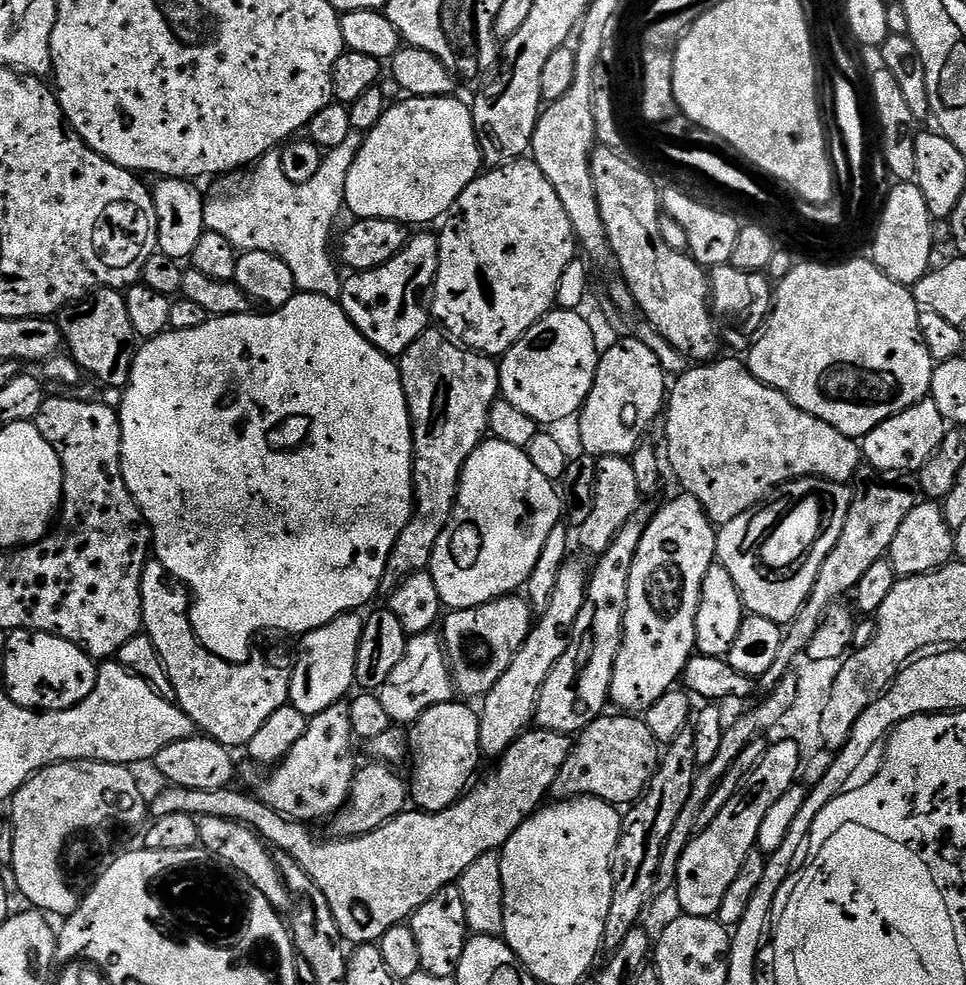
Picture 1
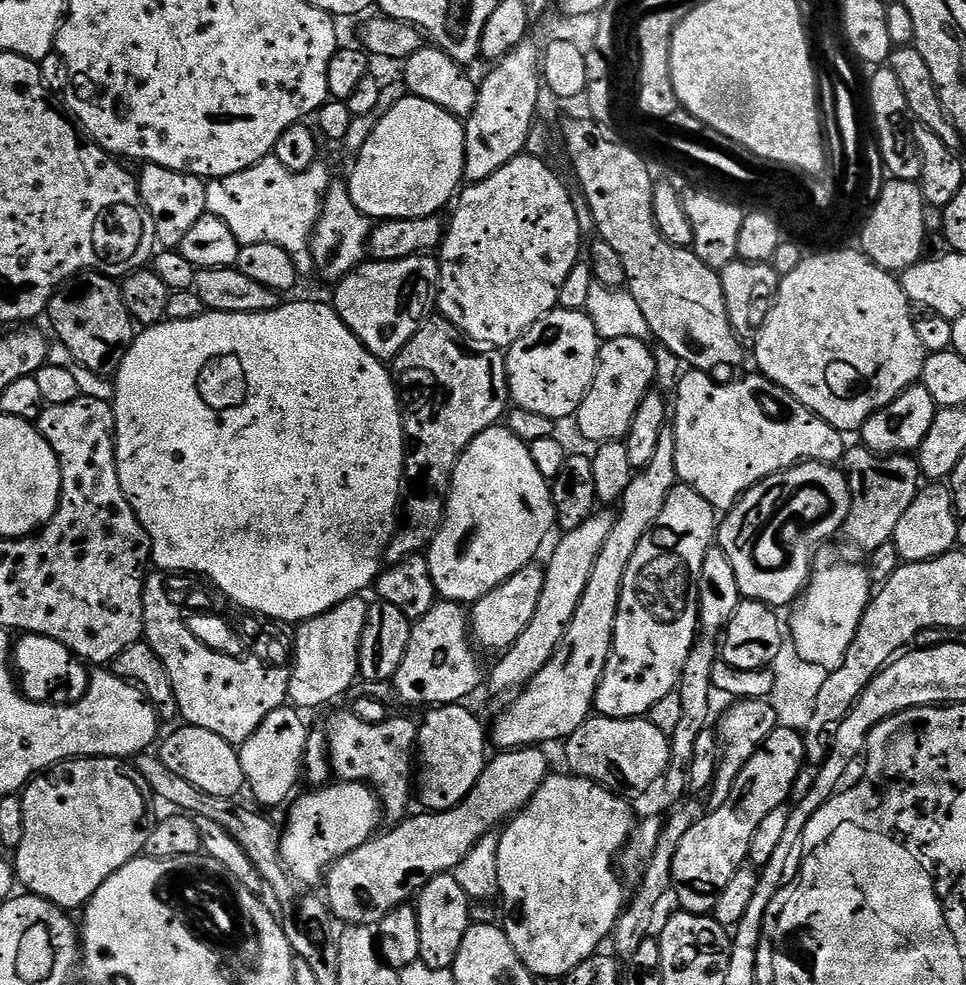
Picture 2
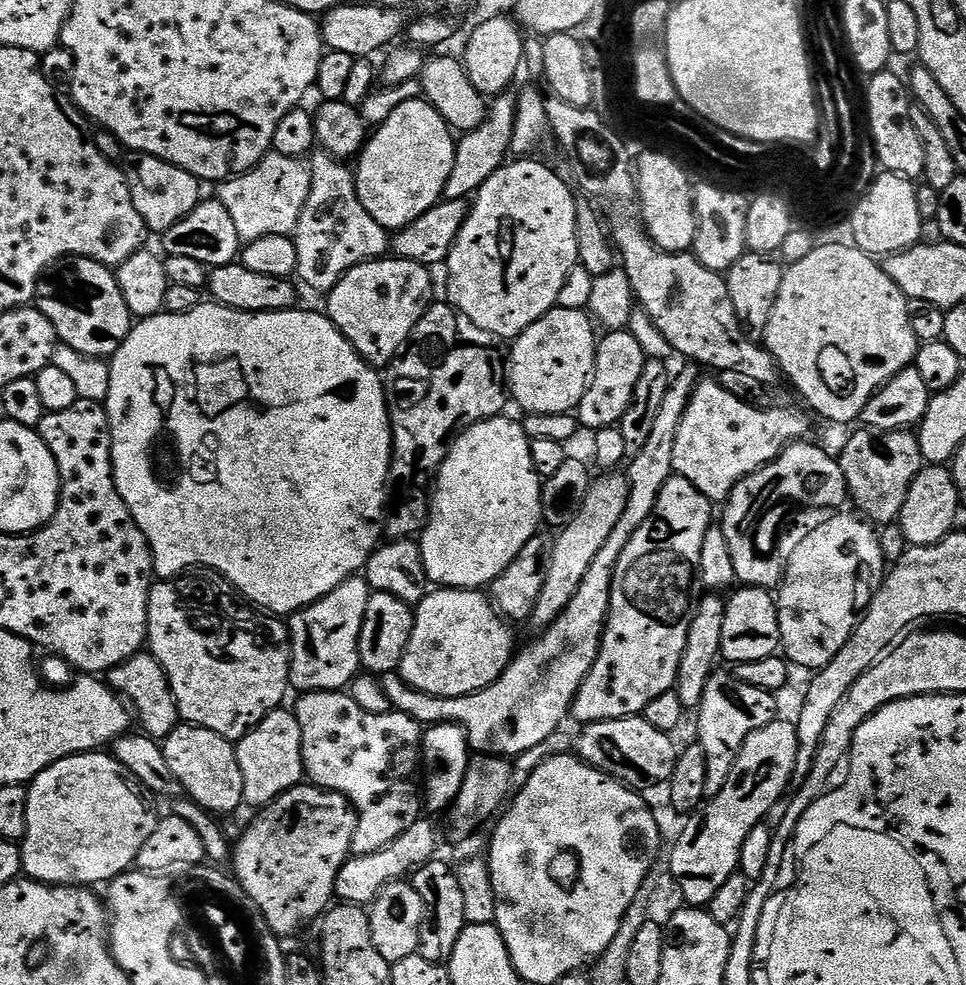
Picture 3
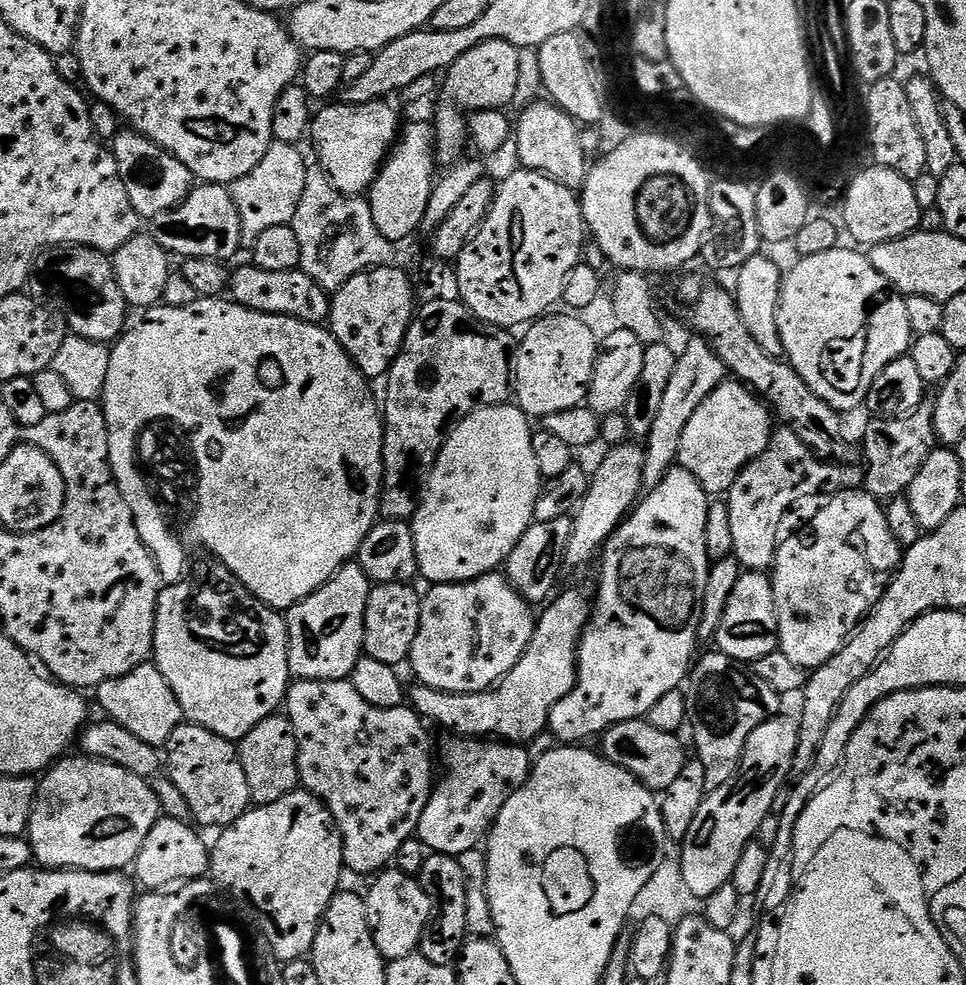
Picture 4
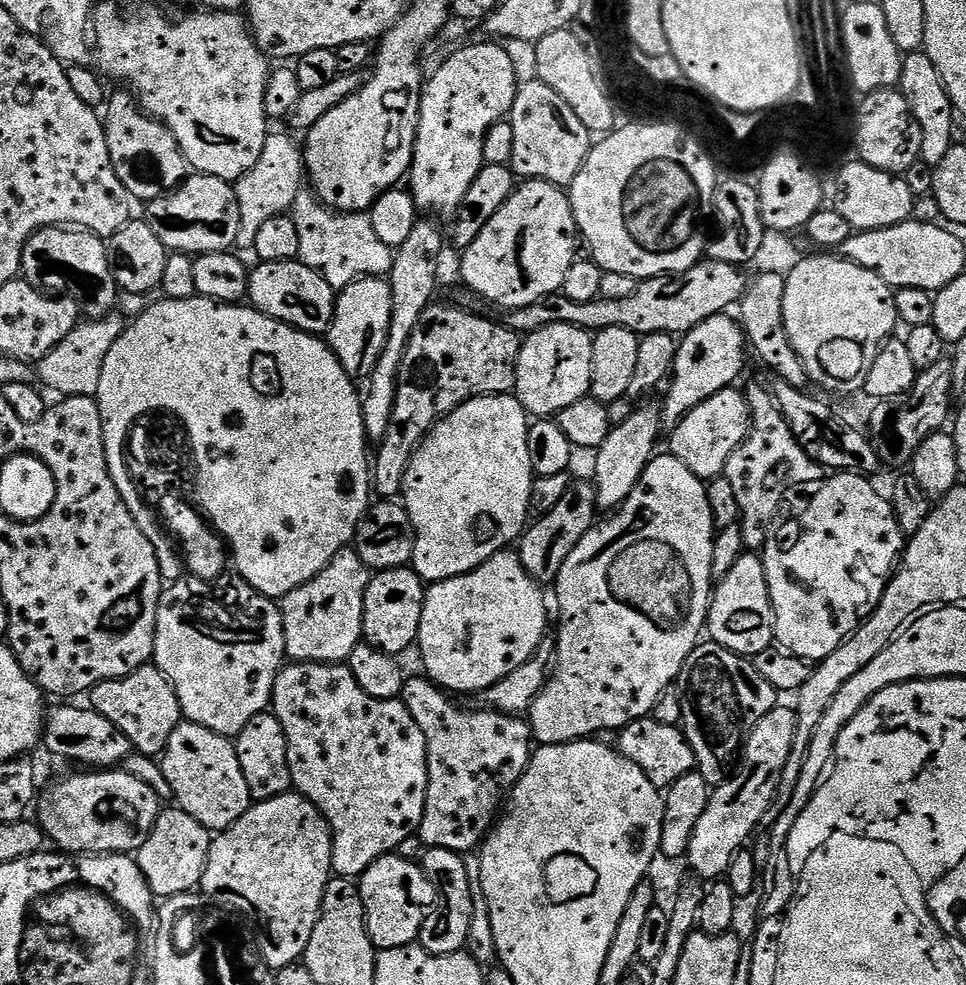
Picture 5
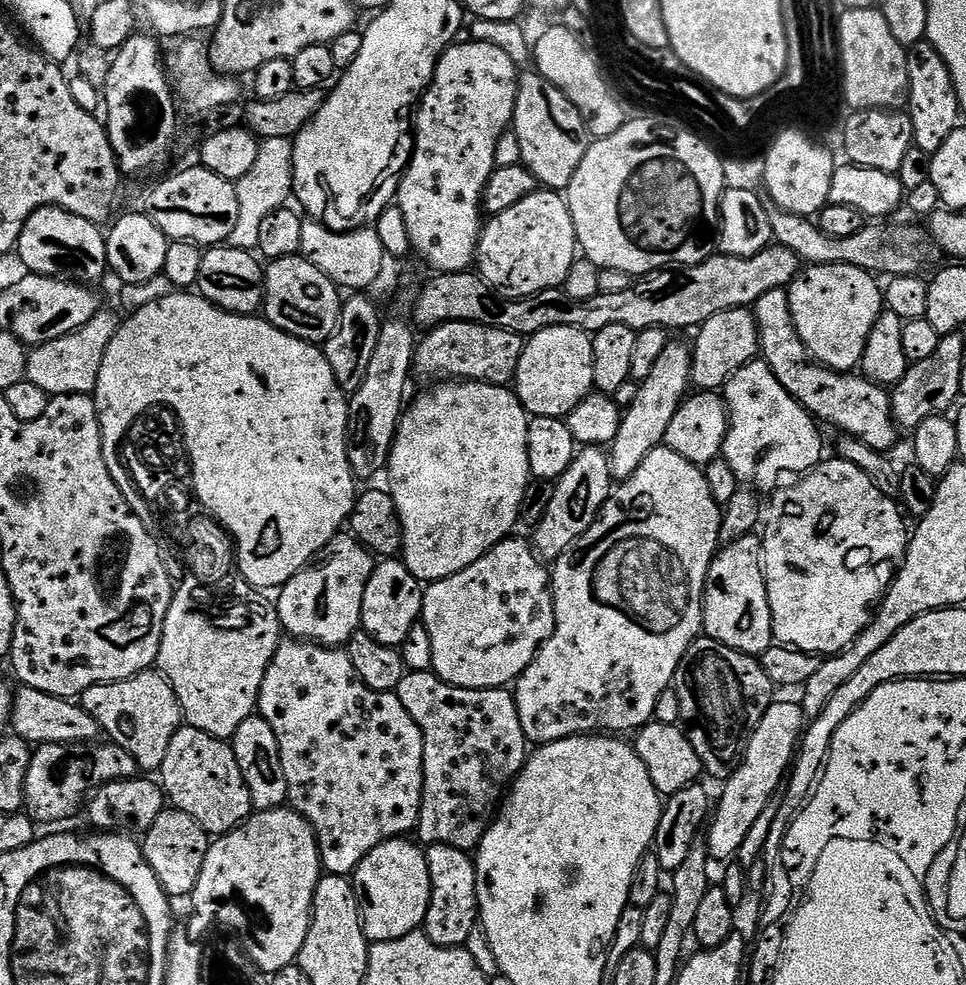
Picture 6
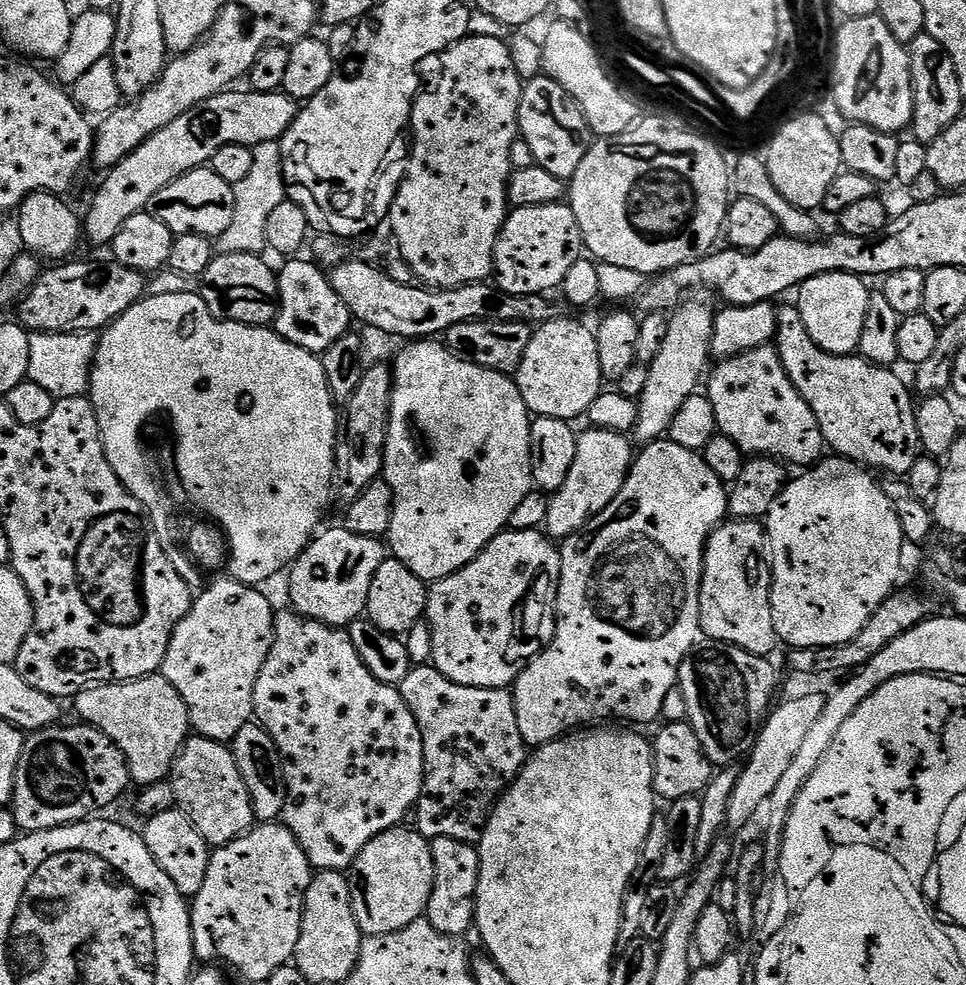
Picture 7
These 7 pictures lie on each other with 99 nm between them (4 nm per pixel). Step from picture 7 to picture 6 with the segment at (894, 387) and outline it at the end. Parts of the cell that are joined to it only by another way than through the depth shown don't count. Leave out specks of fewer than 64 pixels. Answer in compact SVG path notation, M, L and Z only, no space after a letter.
M788 288L766 290L754 305L759 340L759 355L774 370L774 378L817 421L825 420L841 428L844 436L866 442L874 450L887 453L896 444L898 429L892 417L892 397L887 387L868 380L863 374L833 372L812 359L794 326Z

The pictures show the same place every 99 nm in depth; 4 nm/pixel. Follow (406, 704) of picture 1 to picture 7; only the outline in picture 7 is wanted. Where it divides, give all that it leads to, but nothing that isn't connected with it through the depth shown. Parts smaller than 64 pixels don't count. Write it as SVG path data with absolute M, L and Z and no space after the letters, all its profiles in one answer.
M505 530L462 570L435 581L428 593L426 625L432 631L431 663L462 686L507 689L515 685L525 662L533 660L556 633L556 591L560 585L560 548L543 531Z

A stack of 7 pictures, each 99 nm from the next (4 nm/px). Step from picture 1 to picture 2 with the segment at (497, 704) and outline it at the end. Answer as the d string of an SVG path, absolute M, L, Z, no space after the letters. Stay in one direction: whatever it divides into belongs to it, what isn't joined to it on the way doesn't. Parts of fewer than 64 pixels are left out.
M597 511L578 530L563 533L552 552L548 564L544 568L544 585L542 594L538 598L538 606L534 609L534 618L518 634L518 638L502 653L500 660L492 668L492 673L487 673L486 688L494 695L500 696L503 692L515 693L534 678L558 650L574 614L578 610L578 602L582 602L582 590L586 590L586 582L590 582L590 570L594 570L594 562L598 562L598 554L610 538L610 530L616 521L615 515L610 511Z

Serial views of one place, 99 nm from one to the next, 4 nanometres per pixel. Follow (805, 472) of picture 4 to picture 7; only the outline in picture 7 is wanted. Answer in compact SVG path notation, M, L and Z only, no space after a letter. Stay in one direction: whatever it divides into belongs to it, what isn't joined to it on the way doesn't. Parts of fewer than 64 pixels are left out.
M775 347L748 349L728 359L721 359L716 365L716 369L713 367L707 373L706 395L710 406L714 406L719 435L730 437L749 457L770 456L788 466L811 466L821 459L820 451L825 451L826 445L818 418L814 418L814 410L810 410L806 398L798 394L794 382L790 382Z

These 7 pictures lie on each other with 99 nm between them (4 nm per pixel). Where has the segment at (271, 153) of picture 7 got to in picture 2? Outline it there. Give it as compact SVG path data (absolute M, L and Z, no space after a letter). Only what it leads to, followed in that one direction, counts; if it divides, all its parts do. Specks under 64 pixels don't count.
M275 154L263 156L258 163L238 174L217 176L207 181L207 215L222 218L230 226L230 234L241 244L270 242L282 246L294 258L297 273L311 273L313 263L309 240L323 210L324 196L334 181L334 175L323 162L310 166L310 170L286 170Z

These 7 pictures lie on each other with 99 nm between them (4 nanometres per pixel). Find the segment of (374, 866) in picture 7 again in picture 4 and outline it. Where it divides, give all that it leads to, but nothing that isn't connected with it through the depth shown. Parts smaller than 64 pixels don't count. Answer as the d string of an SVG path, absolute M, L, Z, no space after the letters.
M384 870L371 881L366 899L368 921L374 938L374 946L383 954L385 961L401 960L413 955L420 947L424 929L434 916L434 905L415 875Z

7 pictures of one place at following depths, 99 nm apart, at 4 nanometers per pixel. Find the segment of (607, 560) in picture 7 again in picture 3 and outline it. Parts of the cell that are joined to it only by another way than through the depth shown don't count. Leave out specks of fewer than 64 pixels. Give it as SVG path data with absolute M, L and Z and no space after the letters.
M674 474L666 482L666 486L662 486L662 494L658 494L658 502L654 506L650 518L646 518L646 522L642 522L642 526L638 526L638 530L634 530L634 538L630 538L630 542L626 542L626 550L622 550L622 554L618 558L618 566L614 570L608 618L604 621L604 636L600 639L600 653L590 670L590 674L586 674L586 678L572 703L570 716L573 721L577 720L577 725L583 726L585 724L597 724L603 720L624 720L628 716L640 716L644 708L650 706L650 702L654 702L654 698L658 698L658 694L666 694L675 689L678 662L682 662L682 650L686 650L686 634L690 634L690 622L694 611L692 591L695 590L696 586L698 588L702 542L703 538L706 537L708 528L714 524L712 508L714 508L713 501L706 499L694 485L686 482L686 478Z

